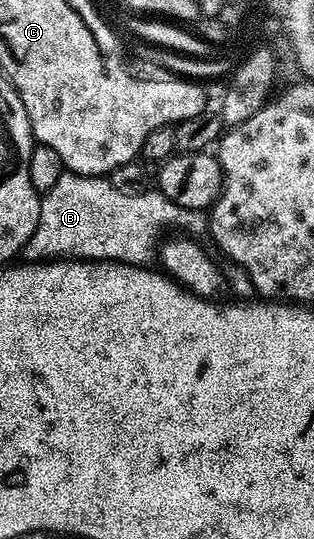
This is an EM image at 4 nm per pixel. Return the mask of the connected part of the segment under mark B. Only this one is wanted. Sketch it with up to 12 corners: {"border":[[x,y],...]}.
{"border":[[65,173],[22,255],[144,265],[183,209]]}

